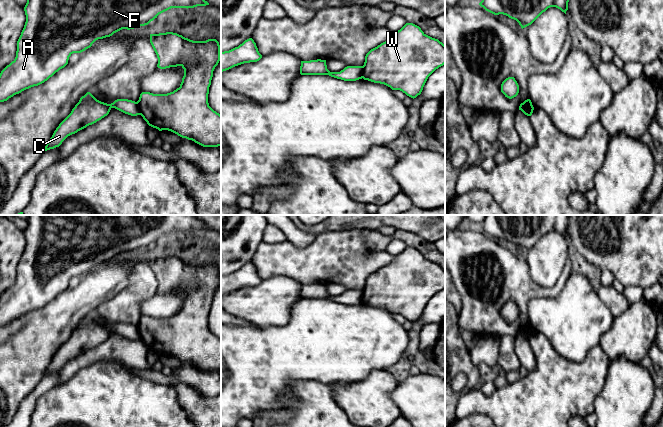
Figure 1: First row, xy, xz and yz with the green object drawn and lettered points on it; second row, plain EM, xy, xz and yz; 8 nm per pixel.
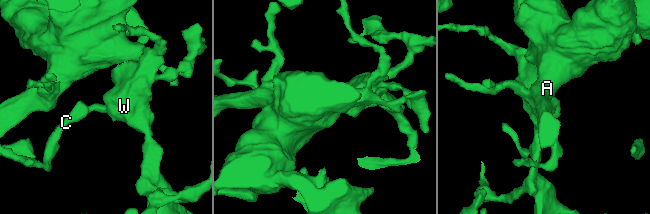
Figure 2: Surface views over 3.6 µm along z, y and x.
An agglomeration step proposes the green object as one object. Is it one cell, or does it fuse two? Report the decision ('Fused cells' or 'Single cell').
Fused cells

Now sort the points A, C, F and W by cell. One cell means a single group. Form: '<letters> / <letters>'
A C F / W

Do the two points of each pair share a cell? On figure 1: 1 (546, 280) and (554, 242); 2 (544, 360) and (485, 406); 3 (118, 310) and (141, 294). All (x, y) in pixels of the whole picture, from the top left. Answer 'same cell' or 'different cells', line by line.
1: same cell
2: same cell
3: same cell

